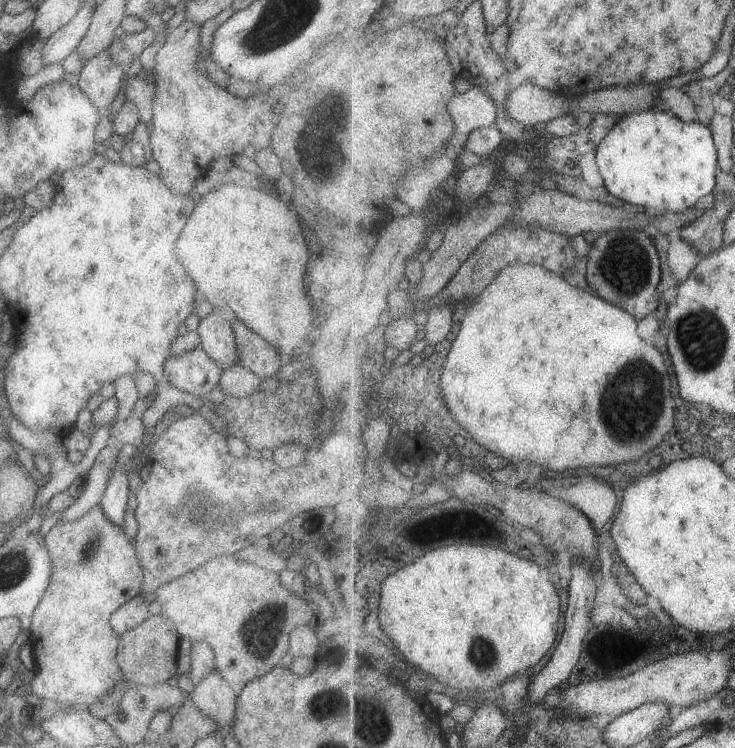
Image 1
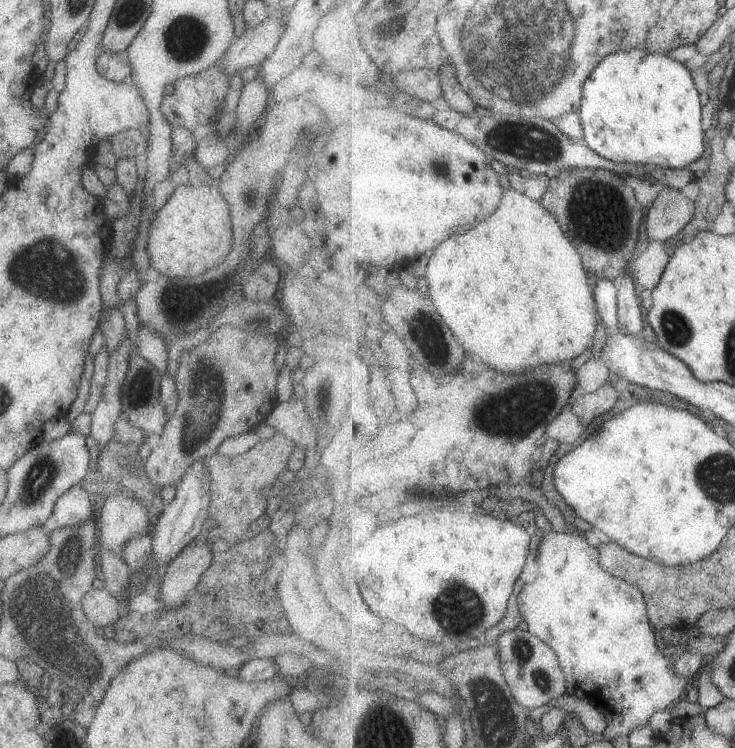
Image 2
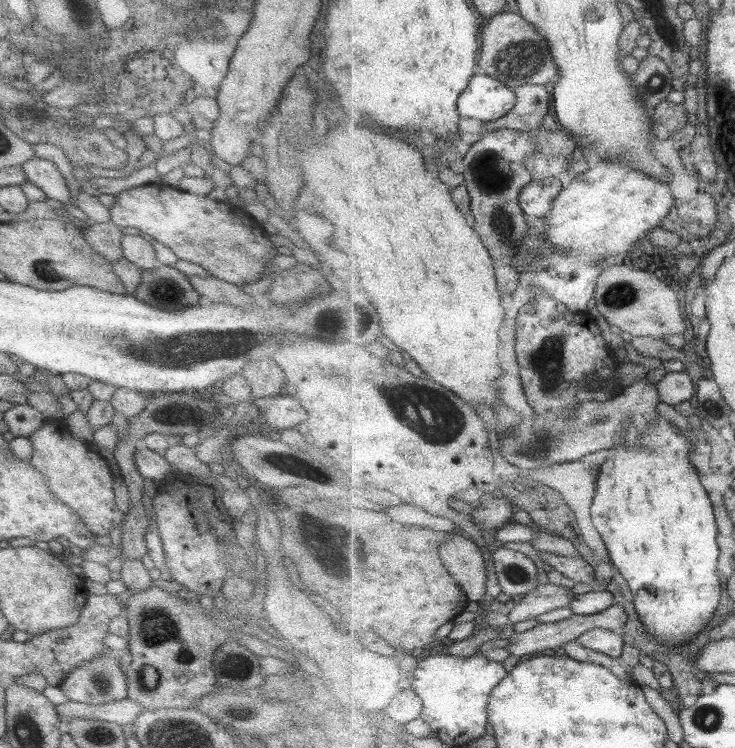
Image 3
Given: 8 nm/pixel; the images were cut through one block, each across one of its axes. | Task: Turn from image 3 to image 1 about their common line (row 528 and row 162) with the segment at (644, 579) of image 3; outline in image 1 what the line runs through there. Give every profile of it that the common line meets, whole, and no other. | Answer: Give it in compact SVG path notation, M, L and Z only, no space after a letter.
M655 107L624 115L595 152L606 189L613 197L655 208L659 213L687 213L701 198L715 191L718 149L709 126L697 120L685 122Z

